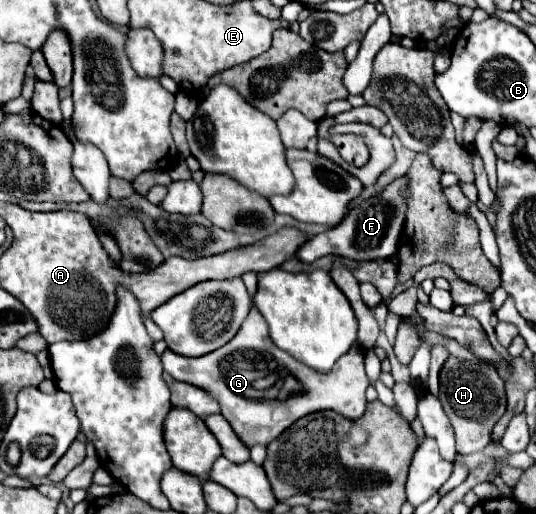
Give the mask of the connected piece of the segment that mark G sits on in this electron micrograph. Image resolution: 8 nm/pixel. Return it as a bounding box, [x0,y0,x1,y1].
[161,306,369,448]

